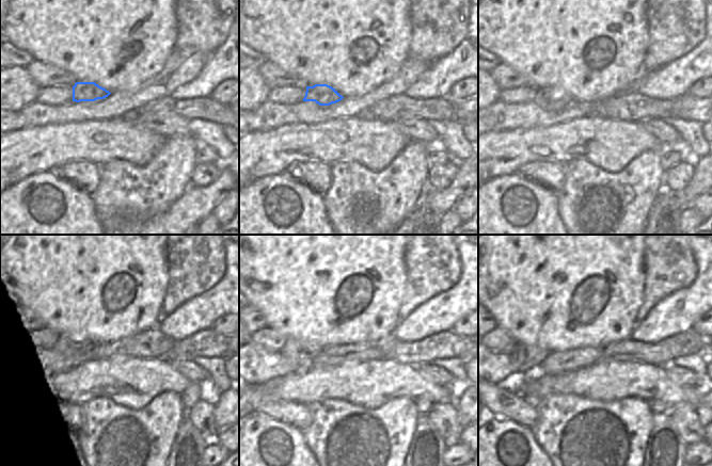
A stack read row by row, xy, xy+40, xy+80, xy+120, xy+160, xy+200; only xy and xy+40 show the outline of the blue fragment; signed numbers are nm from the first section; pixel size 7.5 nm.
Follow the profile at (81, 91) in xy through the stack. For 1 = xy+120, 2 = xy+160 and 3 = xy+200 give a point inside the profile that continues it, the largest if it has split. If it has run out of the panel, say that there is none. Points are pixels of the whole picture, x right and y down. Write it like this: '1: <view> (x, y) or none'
1: xy+120 (56, 340)
2: xy+160 (293, 351)
3: xy+200 (526, 358)

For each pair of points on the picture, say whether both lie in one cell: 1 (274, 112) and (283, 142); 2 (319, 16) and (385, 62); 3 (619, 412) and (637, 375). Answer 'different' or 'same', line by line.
1: different
2: same
3: different

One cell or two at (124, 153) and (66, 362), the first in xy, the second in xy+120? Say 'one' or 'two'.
two

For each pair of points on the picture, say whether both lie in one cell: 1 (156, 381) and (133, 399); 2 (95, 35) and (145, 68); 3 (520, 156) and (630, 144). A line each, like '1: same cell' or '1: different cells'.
1: same cell
2: same cell
3: same cell

